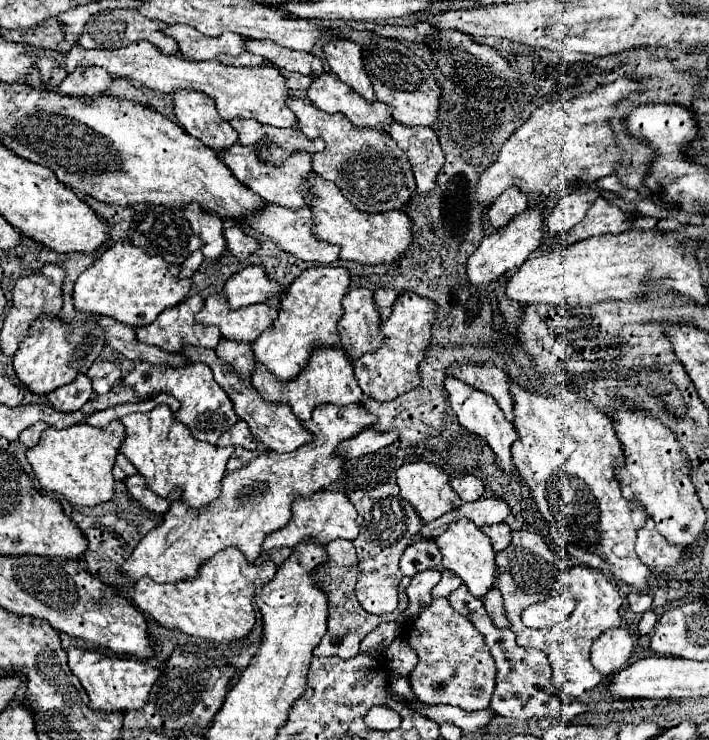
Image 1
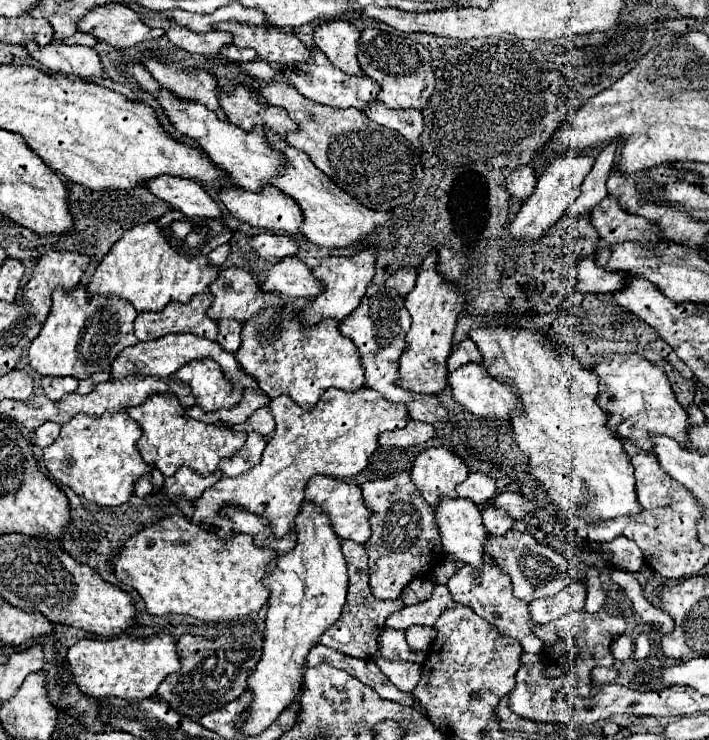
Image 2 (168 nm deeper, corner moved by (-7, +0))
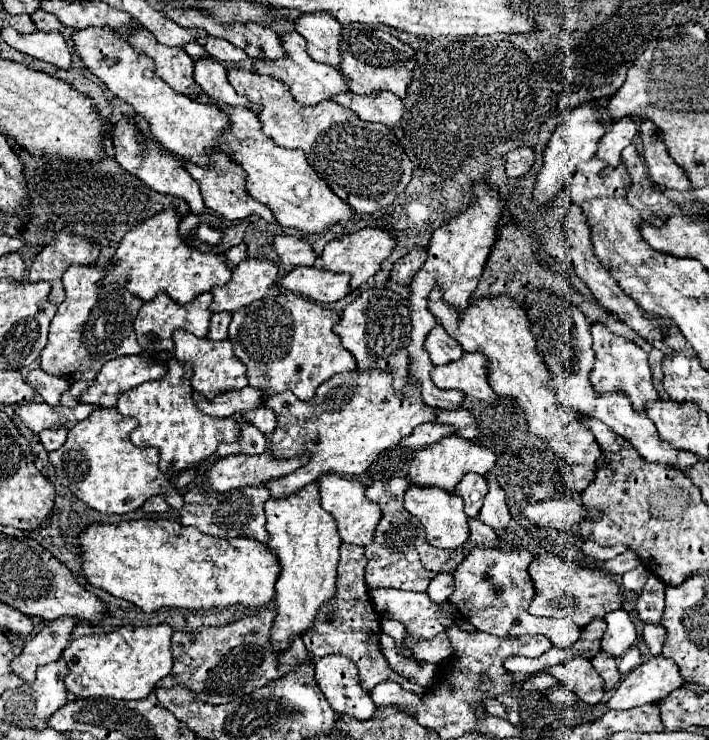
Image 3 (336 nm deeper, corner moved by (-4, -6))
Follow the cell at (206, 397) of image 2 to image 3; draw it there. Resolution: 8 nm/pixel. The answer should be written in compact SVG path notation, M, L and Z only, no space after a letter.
M175 330L173 342L175 342L175 352L173 352L175 360L191 364L191 368L193 368L191 386L195 388L195 392L203 394L207 400L213 400L215 396L219 396L223 392L241 390L247 386L247 376L245 376L247 368L233 356L229 340L213 342L209 338L197 338L195 334L189 334L185 330Z

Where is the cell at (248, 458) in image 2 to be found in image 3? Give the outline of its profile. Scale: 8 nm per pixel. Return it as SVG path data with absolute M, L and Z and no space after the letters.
M235 414L237 422L241 424L241 436L233 444L221 444L217 448L217 456L231 456L231 454L247 454L247 456L257 456L267 450L267 440L265 436L251 424L241 420L241 414Z

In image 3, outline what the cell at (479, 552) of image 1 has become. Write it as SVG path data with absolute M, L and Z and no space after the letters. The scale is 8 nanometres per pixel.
M415 484L409 486L405 494L405 510L409 514L417 516L427 532L427 542L435 548L447 548L455 550L459 546L465 546L469 540L469 516L463 510L461 498L457 498L451 492L445 492L441 488L419 488Z

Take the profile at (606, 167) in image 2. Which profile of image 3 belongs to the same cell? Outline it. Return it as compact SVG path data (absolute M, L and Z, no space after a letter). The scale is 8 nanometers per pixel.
M621 118L619 122L611 124L611 128L603 134L601 142L599 142L599 150L597 150L597 158L607 162L607 168L603 168L599 174L601 176L609 176L617 164L619 164L619 156L623 152L625 146L631 144L633 136L637 134L639 126L637 122L629 120L629 118Z

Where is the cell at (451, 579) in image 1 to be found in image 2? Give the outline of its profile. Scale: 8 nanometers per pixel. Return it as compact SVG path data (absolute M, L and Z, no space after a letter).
M484 554L484 568L480 568L480 572L476 572L472 566L462 566L450 580L448 580L448 590L452 594L452 598L468 608L472 608L478 616L482 616L486 622L494 624L498 628L498 632L502 636L512 636L516 640L522 642L524 646L524 652L530 652L530 654L540 654L542 652L542 644L540 640L534 636L534 626L536 622L532 620L530 616L530 610L528 610L528 602L524 600L518 600L514 594L512 594L512 582L510 582L510 576L504 574L496 560L488 554Z

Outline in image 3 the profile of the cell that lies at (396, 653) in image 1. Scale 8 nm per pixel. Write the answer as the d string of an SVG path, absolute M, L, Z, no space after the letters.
M379 588L379 590L369 590L371 600L375 610L383 616L383 618L393 618L399 620L401 624L405 624L407 632L417 638L417 640L429 640L435 634L443 632L451 622L453 622L453 608L445 606L441 608L439 604L431 602L427 592L405 592L405 590L393 590L393 588Z

